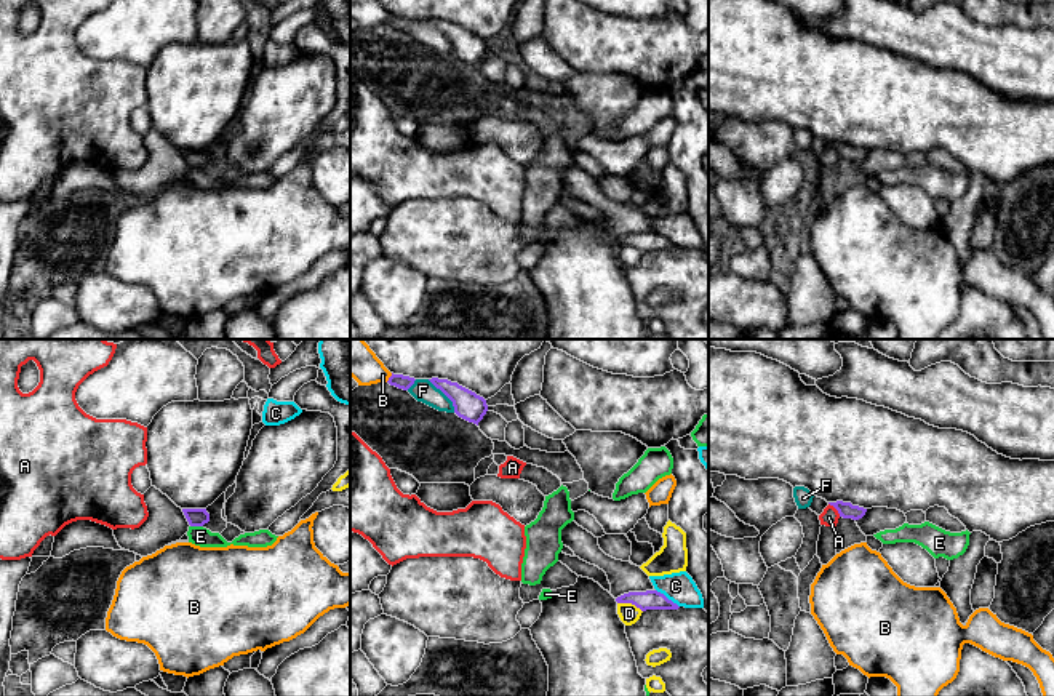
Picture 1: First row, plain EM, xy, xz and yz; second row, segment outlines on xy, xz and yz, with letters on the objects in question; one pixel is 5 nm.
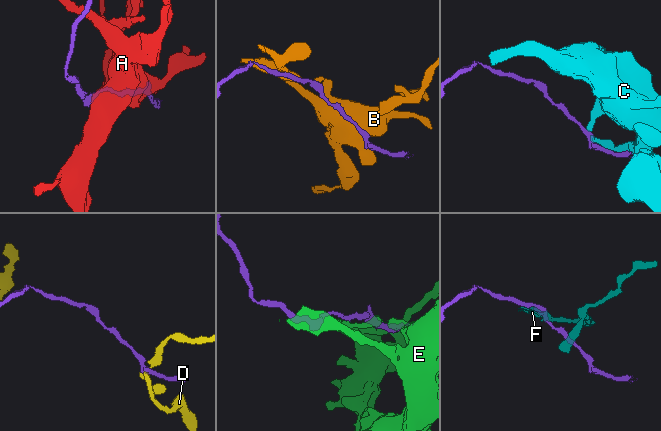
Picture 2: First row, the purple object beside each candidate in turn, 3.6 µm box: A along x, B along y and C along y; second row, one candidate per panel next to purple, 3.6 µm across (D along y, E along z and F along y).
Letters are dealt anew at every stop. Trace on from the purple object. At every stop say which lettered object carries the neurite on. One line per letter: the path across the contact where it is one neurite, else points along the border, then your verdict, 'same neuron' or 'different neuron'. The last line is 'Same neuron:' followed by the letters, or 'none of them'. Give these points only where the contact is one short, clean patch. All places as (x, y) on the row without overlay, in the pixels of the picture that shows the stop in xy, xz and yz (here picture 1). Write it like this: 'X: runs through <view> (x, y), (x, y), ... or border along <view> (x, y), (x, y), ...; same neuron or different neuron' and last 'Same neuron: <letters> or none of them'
A: different neuron
B: different neuron
C: different neuron
D: different neuron
E: border along xy (191, 167), (202, 168); different neuron
F: different neuron
Same neuron: none of them

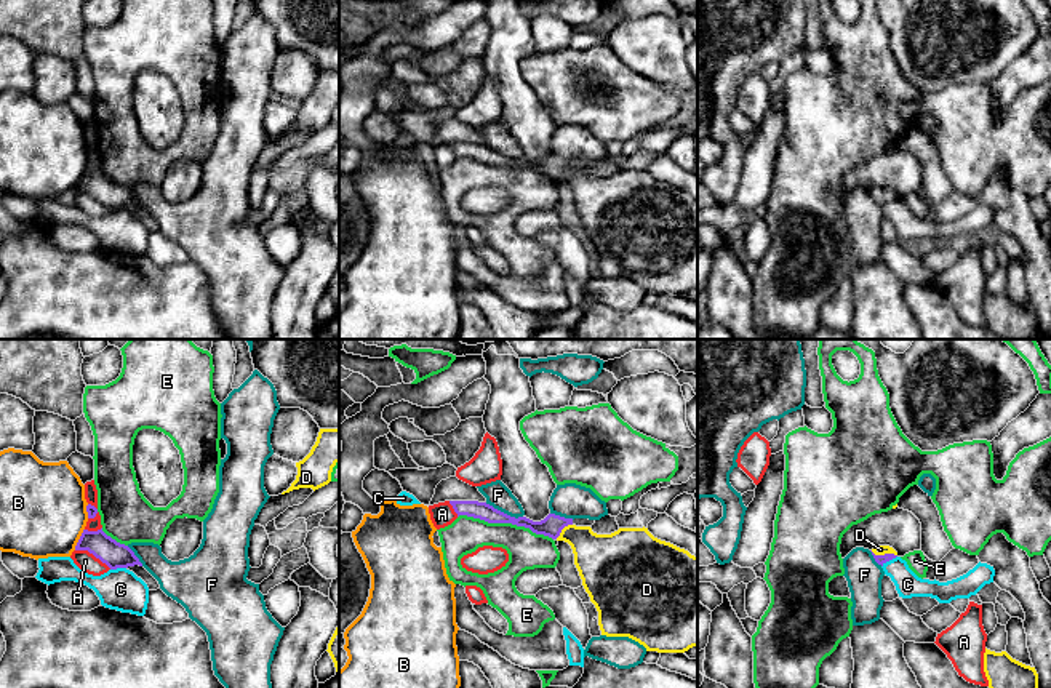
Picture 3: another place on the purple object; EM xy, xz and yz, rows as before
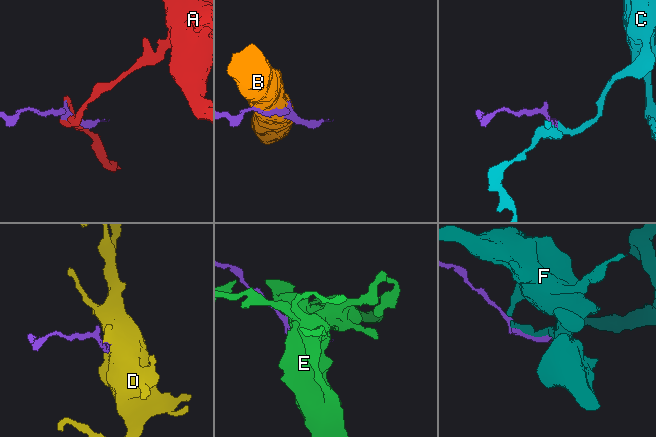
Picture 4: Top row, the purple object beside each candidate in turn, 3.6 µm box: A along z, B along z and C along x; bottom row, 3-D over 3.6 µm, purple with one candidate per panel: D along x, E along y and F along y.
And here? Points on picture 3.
A: different neuron
B: different neuron
C: border along yz (896, 197), (882, 208); different neuron
D: runs through yz (880, 200), (885, 196), (880, 191); same neuron
E: different neuron
F: different neuron
Same neuron: D

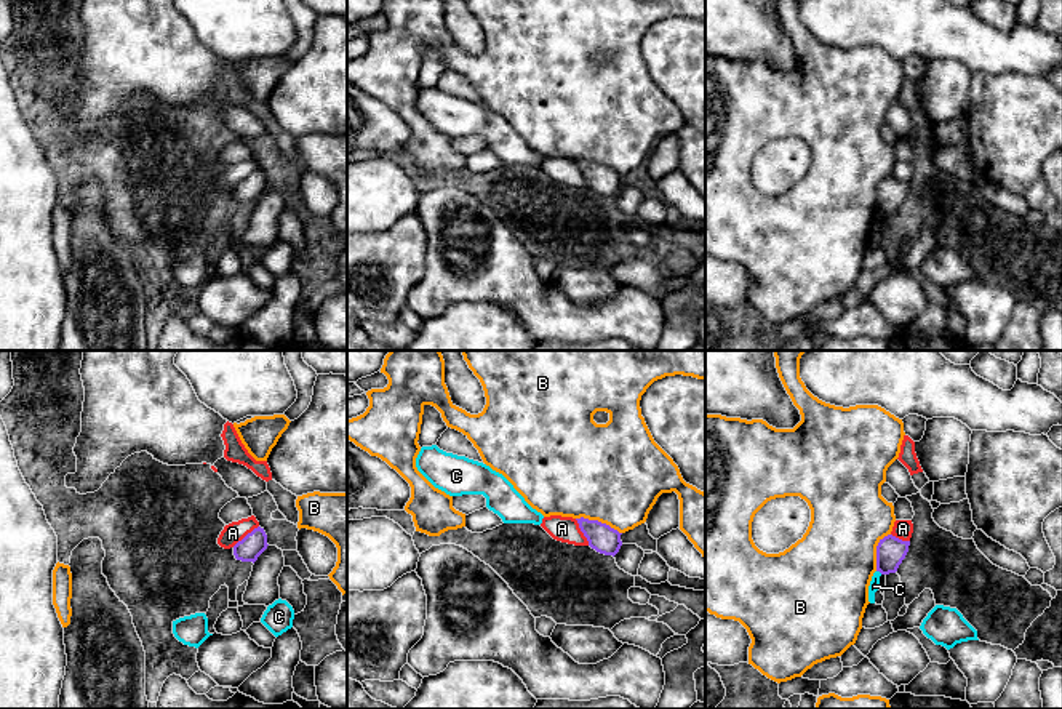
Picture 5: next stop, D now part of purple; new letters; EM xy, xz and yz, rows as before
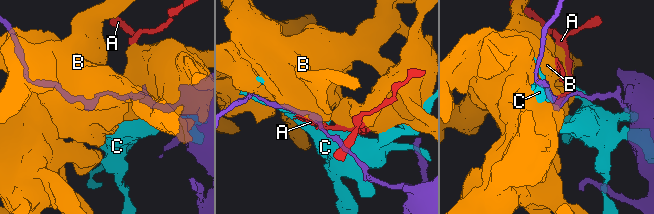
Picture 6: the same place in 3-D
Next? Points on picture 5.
A: different neuron
B: different neuron
C: different neuron
Same neuron: none of them

